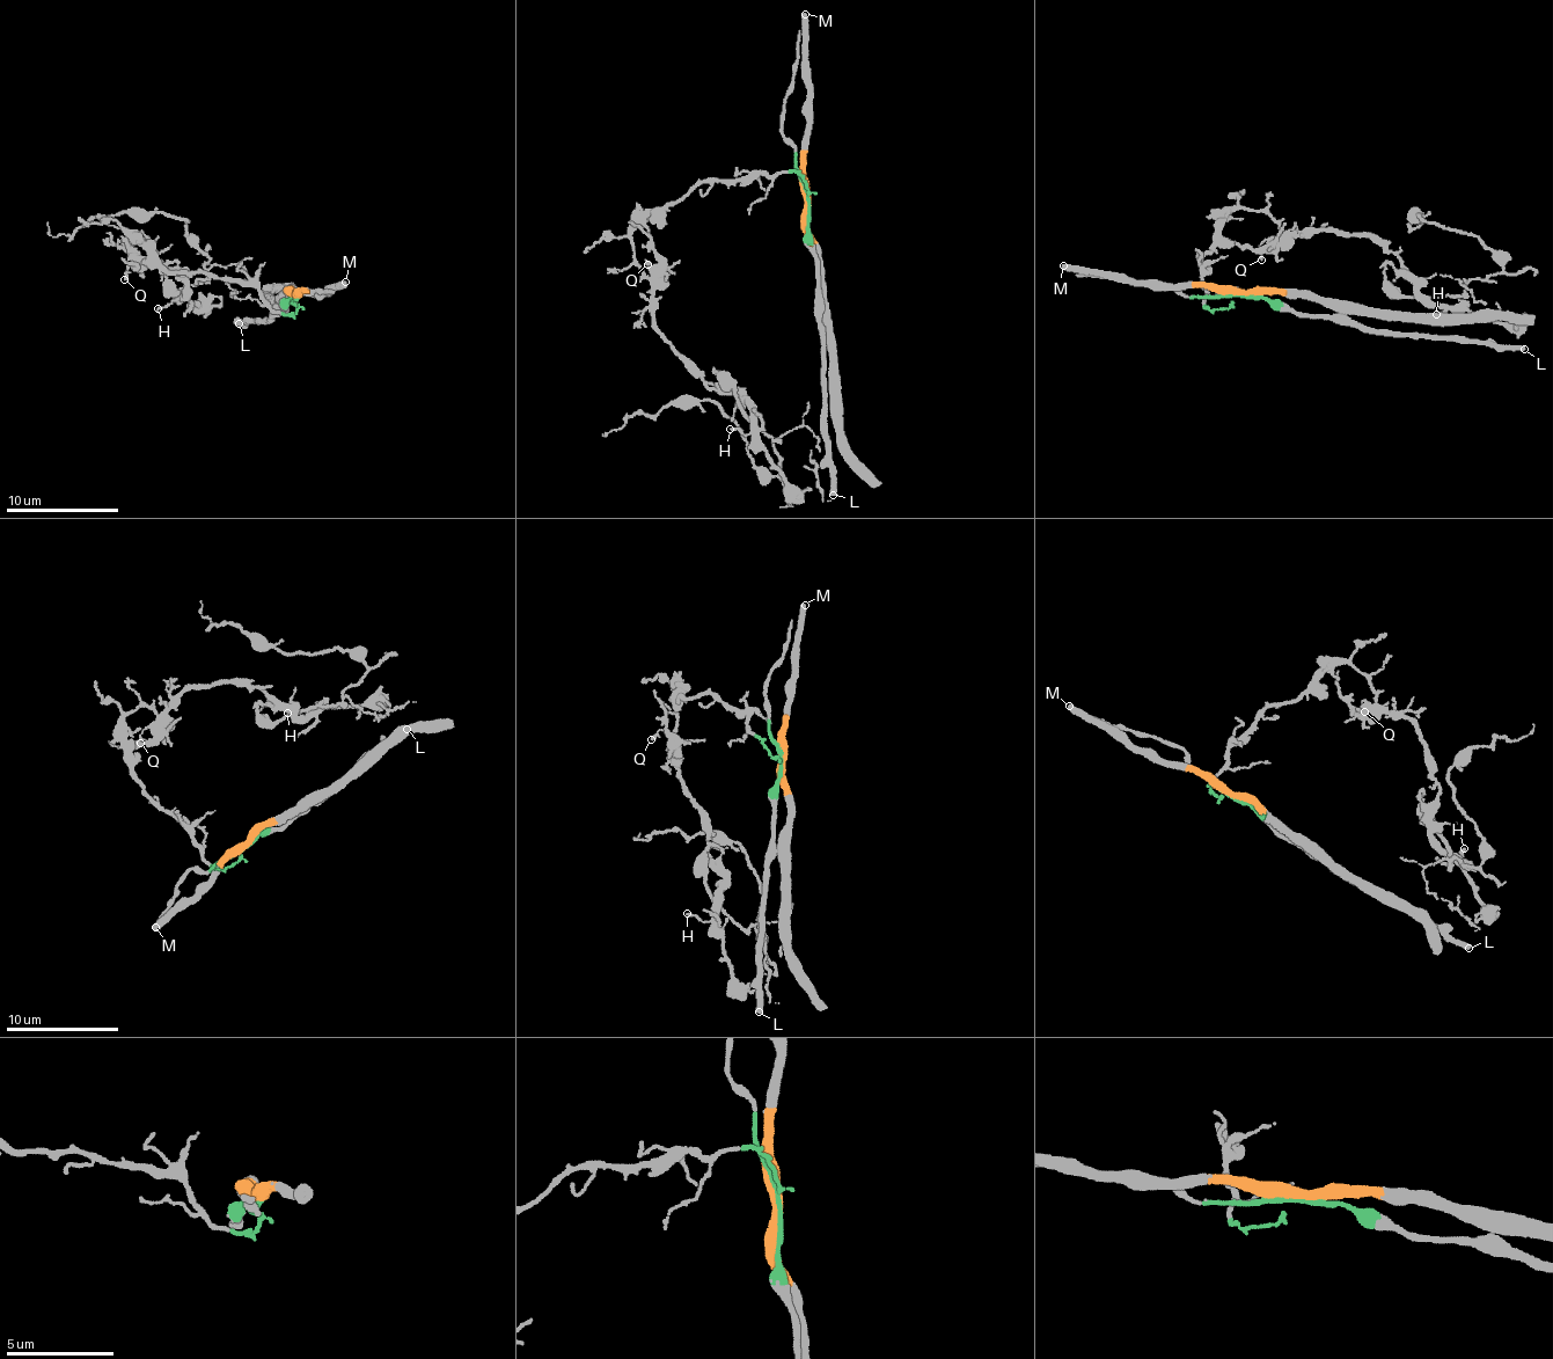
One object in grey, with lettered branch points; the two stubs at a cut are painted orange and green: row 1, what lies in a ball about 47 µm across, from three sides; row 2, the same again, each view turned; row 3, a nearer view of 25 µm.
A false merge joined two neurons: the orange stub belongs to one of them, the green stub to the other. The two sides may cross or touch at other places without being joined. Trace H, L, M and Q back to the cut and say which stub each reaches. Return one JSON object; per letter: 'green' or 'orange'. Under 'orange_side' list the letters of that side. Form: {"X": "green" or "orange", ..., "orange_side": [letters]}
{"H": "green", "L": "green", "M": "orange", "Q": "green", "orange_side": ["M"]}

